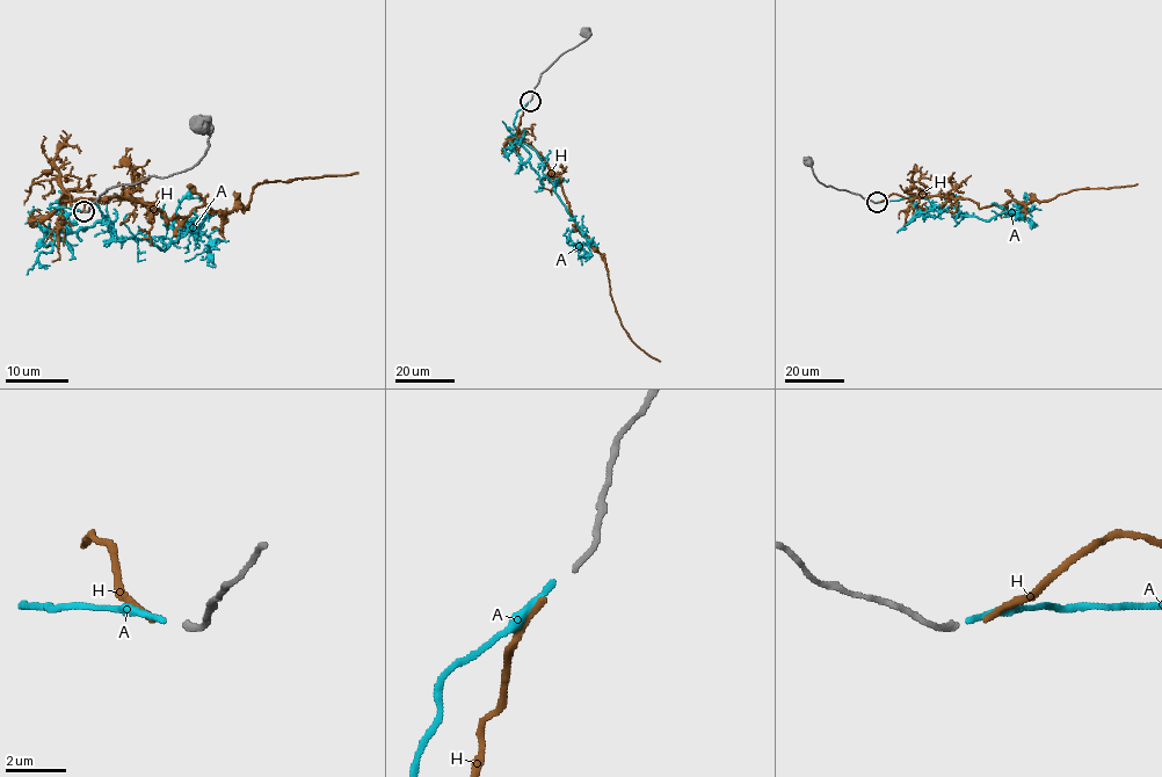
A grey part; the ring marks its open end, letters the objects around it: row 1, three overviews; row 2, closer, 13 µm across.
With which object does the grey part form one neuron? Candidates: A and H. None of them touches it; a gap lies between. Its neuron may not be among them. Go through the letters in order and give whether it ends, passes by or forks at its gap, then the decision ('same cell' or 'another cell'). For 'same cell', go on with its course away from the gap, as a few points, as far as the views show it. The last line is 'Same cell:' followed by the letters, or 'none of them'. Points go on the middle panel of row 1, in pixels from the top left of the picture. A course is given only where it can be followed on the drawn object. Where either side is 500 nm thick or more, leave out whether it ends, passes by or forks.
A: it ends; same cell; course (528, 102), (514, 126), (545, 175), (543, 184), (530, 154), (515, 143), (517, 173)
H: it ends; another cell
Same cell: A

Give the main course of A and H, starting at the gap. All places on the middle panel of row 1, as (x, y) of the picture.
A: (528, 102), (514, 126), (545, 175), (543, 184), (530, 154), (515, 143), (517, 173)
H: (528, 103), (521, 116), (518, 137), (557, 176), (573, 219), (604, 261), (623, 327), (634, 343), (660, 362)

